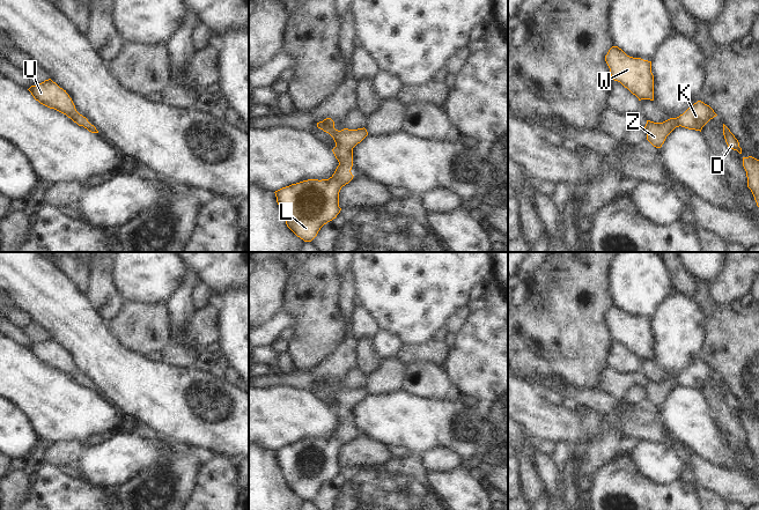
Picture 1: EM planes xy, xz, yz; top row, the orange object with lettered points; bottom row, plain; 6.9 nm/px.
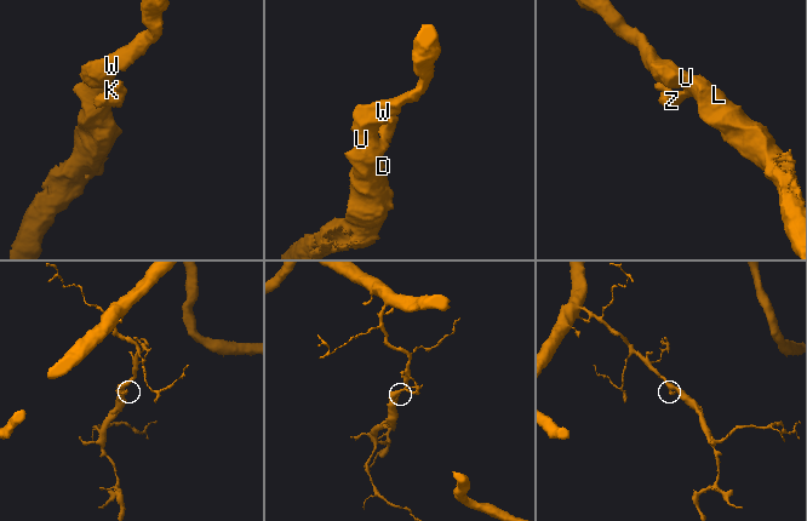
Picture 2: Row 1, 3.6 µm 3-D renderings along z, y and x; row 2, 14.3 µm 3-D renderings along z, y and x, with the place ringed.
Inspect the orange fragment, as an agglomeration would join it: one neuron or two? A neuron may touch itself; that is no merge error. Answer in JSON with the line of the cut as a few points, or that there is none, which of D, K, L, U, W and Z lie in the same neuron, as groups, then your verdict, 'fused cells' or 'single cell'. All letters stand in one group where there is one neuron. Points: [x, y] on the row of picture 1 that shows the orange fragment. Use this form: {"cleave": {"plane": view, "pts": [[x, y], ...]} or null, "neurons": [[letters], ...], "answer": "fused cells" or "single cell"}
{"cleave": null, "neurons": [["D", "K", "L", "U", "W", "Z"]], "answer": "single cell"}

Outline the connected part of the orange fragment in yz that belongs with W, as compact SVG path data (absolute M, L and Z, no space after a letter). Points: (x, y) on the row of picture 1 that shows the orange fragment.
M612 46L609 50L605 61L614 81L620 82L639 101L654 101L651 61L629 57L618 46Z

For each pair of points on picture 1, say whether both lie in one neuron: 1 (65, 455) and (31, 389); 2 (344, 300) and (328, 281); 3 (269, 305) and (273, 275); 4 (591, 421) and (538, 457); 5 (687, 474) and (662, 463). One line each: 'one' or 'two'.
1: two
2: two
3: one
4: two
5: two

